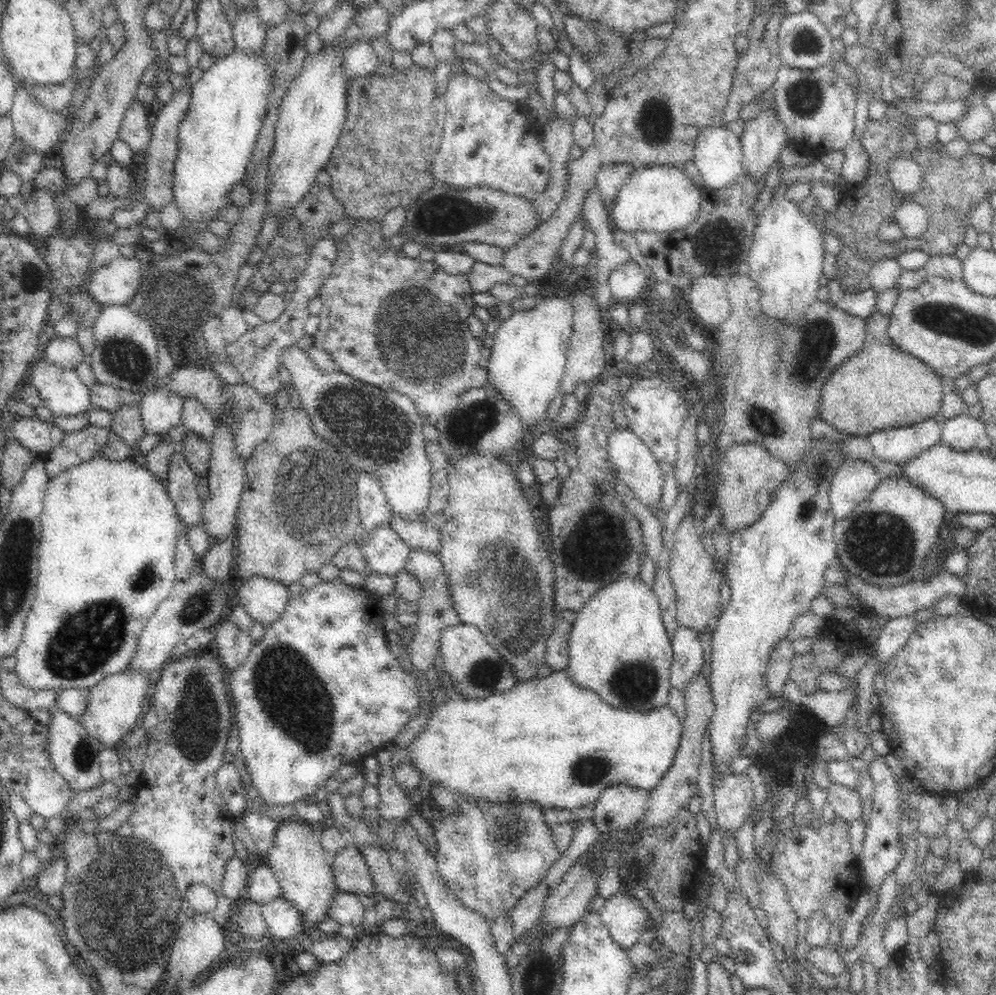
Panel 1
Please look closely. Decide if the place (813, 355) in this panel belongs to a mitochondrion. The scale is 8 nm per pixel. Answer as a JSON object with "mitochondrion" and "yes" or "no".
{"mitochondrion":"yes"}

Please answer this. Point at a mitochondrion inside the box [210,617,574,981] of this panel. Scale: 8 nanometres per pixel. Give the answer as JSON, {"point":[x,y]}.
{"point":[292,696]}

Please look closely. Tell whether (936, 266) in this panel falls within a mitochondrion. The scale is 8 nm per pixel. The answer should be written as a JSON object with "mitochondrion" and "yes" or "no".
{"mitochondrion":"no"}

